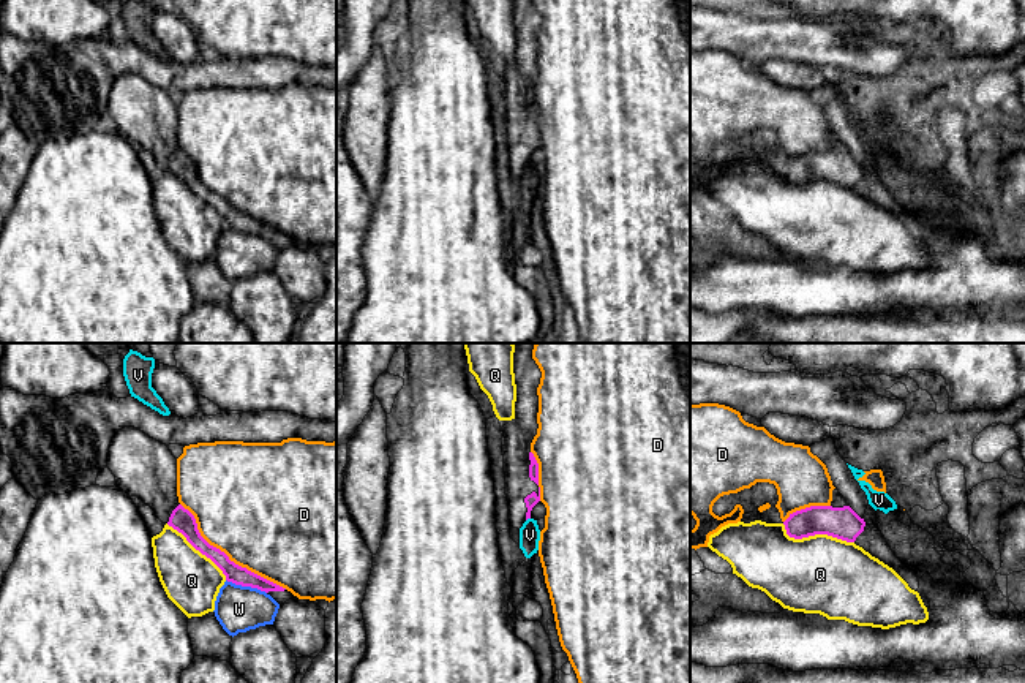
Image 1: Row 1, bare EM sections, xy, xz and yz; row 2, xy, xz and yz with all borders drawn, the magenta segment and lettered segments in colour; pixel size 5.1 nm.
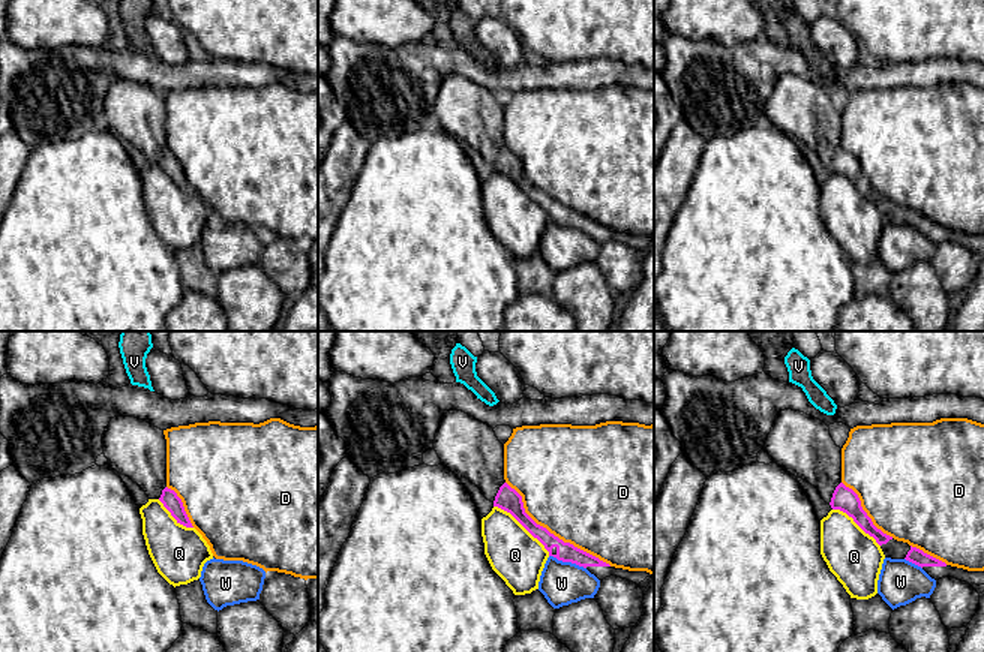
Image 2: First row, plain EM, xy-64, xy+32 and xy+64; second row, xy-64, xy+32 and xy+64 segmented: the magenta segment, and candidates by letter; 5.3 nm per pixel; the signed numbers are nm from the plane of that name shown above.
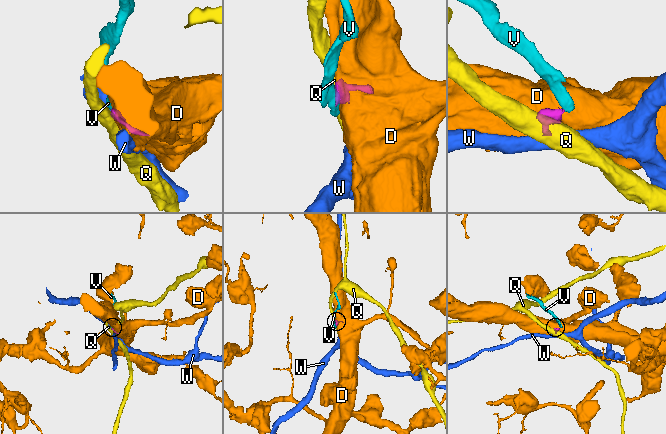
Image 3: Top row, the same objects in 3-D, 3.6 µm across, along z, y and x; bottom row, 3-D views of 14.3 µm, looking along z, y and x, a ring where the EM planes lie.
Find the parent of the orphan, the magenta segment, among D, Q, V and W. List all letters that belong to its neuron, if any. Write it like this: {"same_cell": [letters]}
{"same_cell": []}

